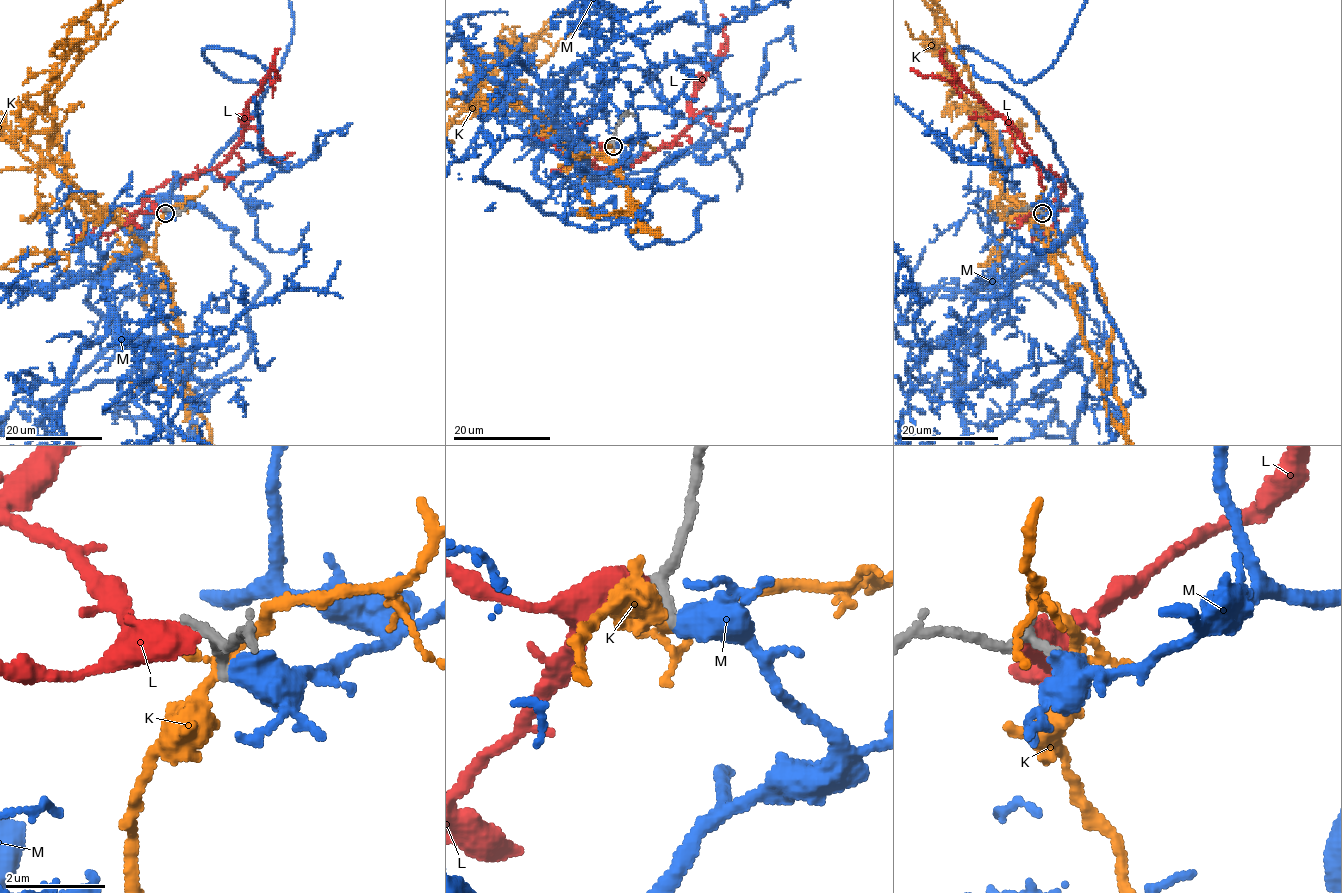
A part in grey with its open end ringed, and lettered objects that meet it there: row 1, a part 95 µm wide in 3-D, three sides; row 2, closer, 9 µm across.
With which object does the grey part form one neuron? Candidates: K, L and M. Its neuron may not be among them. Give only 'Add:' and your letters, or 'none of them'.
Add: M

